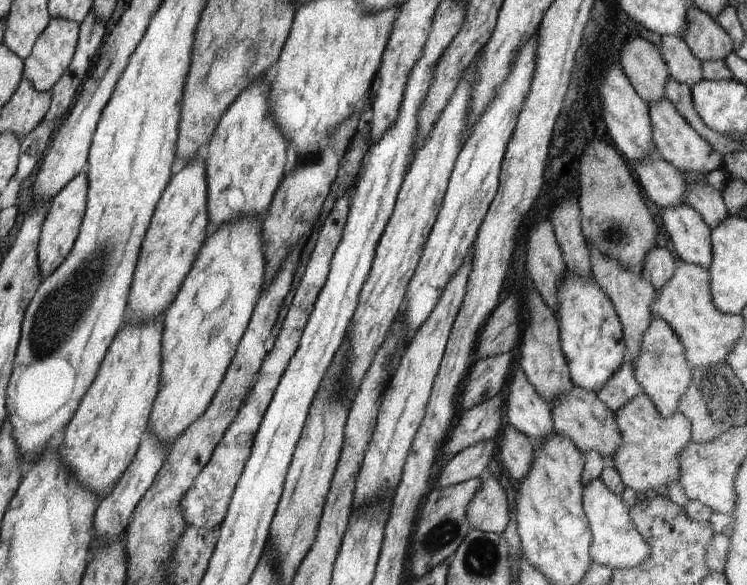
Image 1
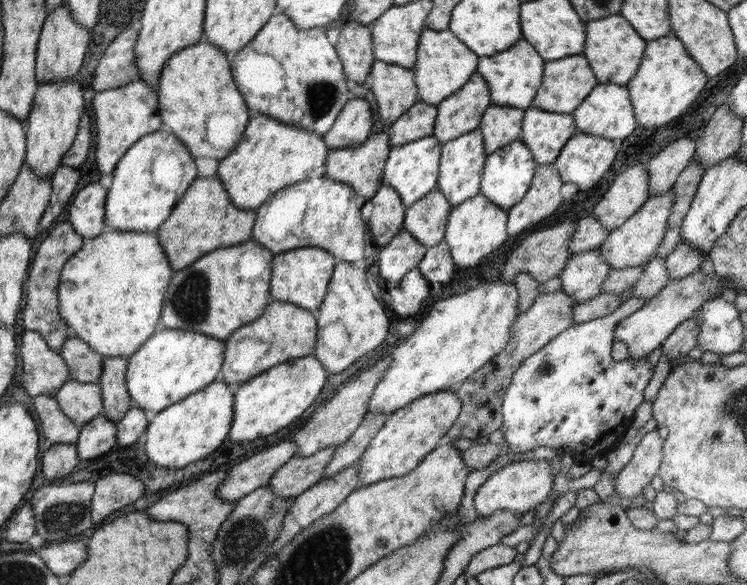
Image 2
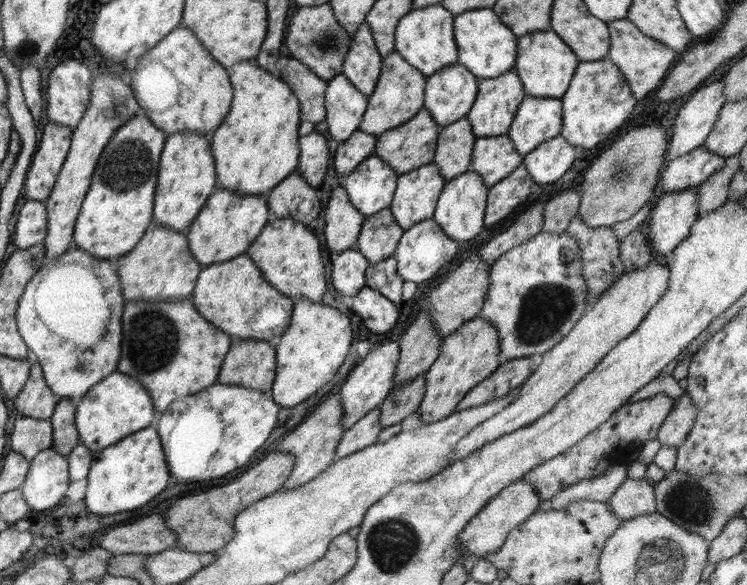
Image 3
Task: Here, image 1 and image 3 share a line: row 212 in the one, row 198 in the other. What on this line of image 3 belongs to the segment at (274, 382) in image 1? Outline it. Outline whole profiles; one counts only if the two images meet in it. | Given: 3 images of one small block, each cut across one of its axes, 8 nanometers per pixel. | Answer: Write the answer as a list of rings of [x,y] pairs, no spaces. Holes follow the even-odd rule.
[[[342,186],[333,190],[323,210],[323,234],[331,254],[340,254],[359,237],[365,216],[349,201]]]

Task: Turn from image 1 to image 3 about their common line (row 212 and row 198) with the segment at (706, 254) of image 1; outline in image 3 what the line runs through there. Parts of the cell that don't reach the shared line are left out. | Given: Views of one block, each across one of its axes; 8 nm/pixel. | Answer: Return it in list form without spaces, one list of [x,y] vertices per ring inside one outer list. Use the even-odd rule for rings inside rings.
[[[696,188],[677,193],[664,193],[652,206],[644,224],[652,251],[663,254],[667,260],[673,250],[688,238],[692,225],[698,219],[698,195]]]

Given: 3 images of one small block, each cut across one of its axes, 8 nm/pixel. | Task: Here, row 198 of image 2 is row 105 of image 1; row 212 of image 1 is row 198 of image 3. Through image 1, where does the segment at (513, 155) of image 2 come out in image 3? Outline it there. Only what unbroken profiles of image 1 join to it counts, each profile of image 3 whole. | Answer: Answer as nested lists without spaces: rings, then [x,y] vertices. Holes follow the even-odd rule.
[[[470,170],[446,181],[436,203],[433,219],[441,226],[445,235],[456,242],[466,242],[474,238],[485,228],[484,211],[488,191],[489,188],[486,188],[482,177],[477,172]]]

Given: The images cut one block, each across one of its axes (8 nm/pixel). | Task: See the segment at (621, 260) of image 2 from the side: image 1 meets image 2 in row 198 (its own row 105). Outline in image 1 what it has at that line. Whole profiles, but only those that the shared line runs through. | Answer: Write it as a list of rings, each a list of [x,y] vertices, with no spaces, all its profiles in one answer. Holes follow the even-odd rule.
[[[666,98],[662,101],[647,103],[649,106],[649,115],[651,118],[652,138],[656,150],[656,155],[666,162],[675,166],[682,173],[698,173],[700,176],[715,171],[723,166],[723,158],[718,155],[710,143],[703,139],[683,118],[682,115],[676,110],[676,107]]]

